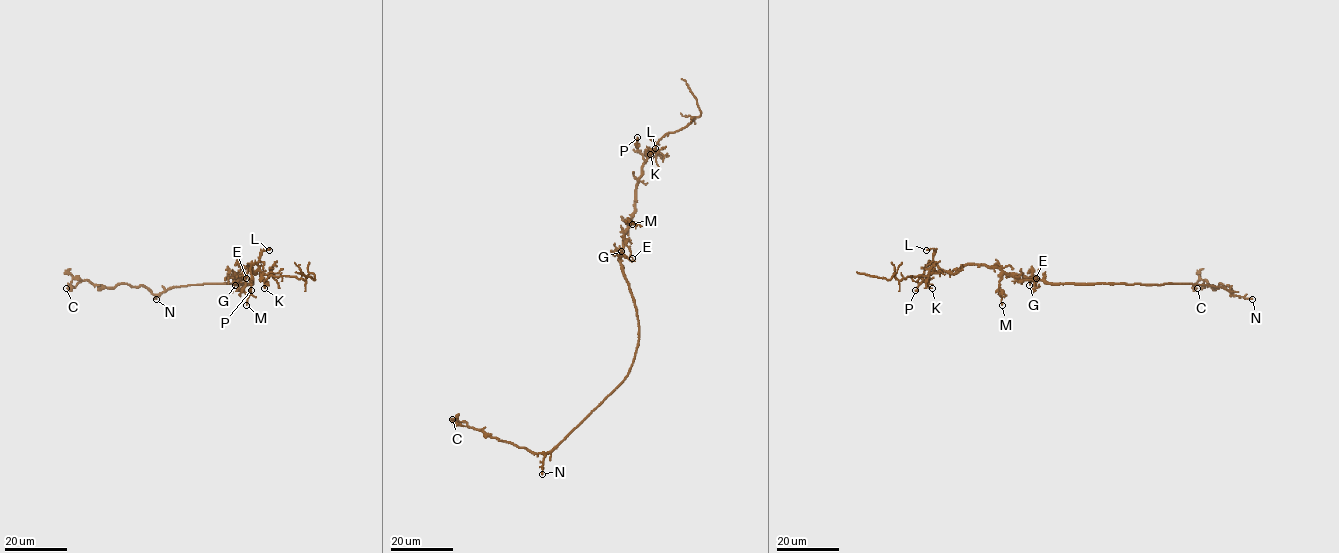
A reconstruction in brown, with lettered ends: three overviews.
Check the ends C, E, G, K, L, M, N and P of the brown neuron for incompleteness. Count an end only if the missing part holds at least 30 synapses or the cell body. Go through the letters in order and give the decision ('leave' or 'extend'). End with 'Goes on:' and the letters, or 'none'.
C: leave
E: leave
G: leave
K: leave
L: leave
M: leave
N: leave
P: leave
Goes on: none

